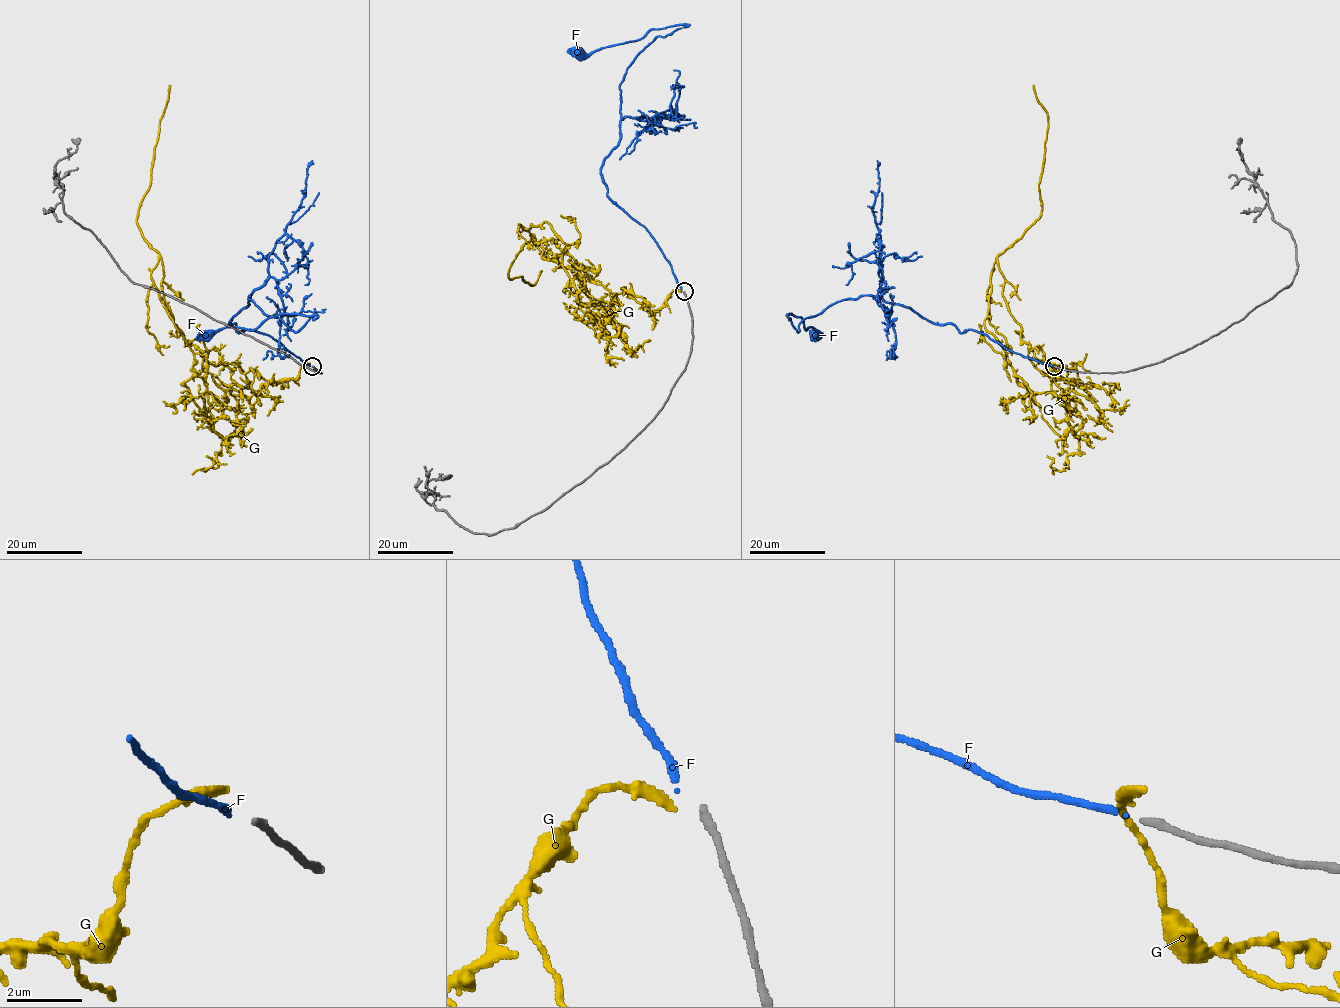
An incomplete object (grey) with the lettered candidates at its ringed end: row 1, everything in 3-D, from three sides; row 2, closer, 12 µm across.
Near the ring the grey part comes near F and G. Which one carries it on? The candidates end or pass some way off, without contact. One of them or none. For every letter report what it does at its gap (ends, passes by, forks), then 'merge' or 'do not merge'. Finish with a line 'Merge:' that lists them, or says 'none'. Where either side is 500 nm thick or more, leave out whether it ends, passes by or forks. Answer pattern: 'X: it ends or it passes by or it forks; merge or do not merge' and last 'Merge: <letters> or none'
F: it ends; merge
G: it ends; do not merge
Merge: F

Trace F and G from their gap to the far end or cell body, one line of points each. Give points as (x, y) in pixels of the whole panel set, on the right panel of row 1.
F: (1053, 365), (874, 295), (829, 305), (805, 318), (798, 331), (787, 316), (802, 319), (815, 334)
G: (1055, 363), (1076, 380), (1029, 351), (996, 259), (985, 328), (1028, 396), (1078, 438), (1068, 468), (1047, 455)

